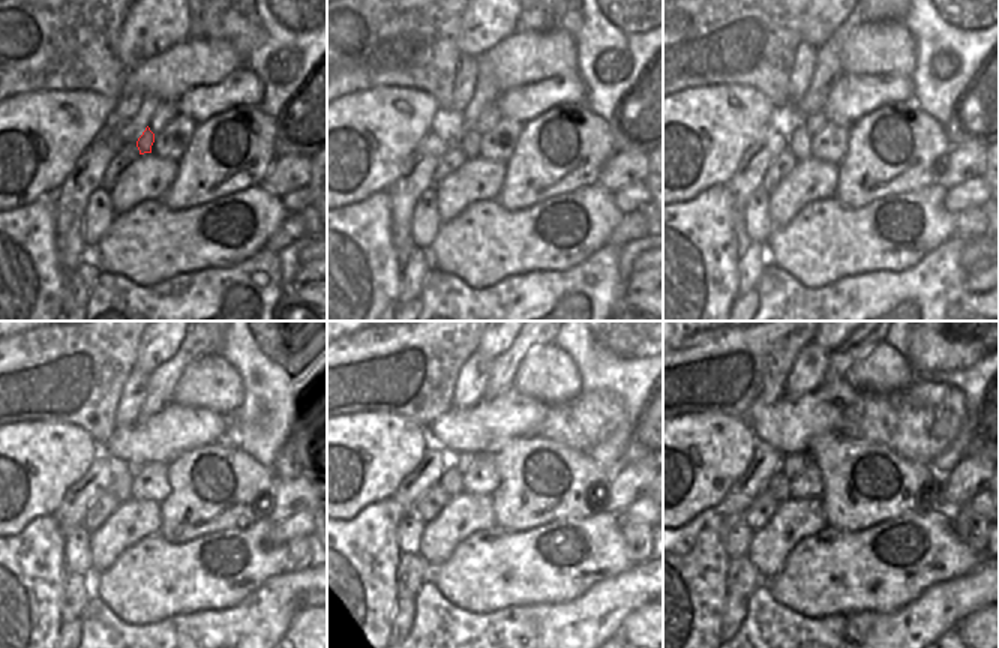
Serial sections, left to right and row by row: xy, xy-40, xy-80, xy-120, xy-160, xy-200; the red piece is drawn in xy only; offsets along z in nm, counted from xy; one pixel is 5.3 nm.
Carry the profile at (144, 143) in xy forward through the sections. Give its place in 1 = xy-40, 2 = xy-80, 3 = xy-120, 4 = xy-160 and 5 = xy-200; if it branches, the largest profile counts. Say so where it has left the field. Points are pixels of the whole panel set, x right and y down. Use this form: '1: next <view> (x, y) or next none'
1: next xy-40 (468, 143)
2: next xy-80 (800, 144)
3: next xy-120 (123, 474)
4: next xy-160 (452, 482)
5: next xy-200 (779, 486)

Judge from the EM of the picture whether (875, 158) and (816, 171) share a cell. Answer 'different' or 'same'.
different

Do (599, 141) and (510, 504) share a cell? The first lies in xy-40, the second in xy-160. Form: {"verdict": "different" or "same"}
{"verdict": "same"}

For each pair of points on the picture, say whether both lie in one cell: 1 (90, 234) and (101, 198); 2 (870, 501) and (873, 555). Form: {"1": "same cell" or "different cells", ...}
{"1": "same cell", "2": "different cells"}

